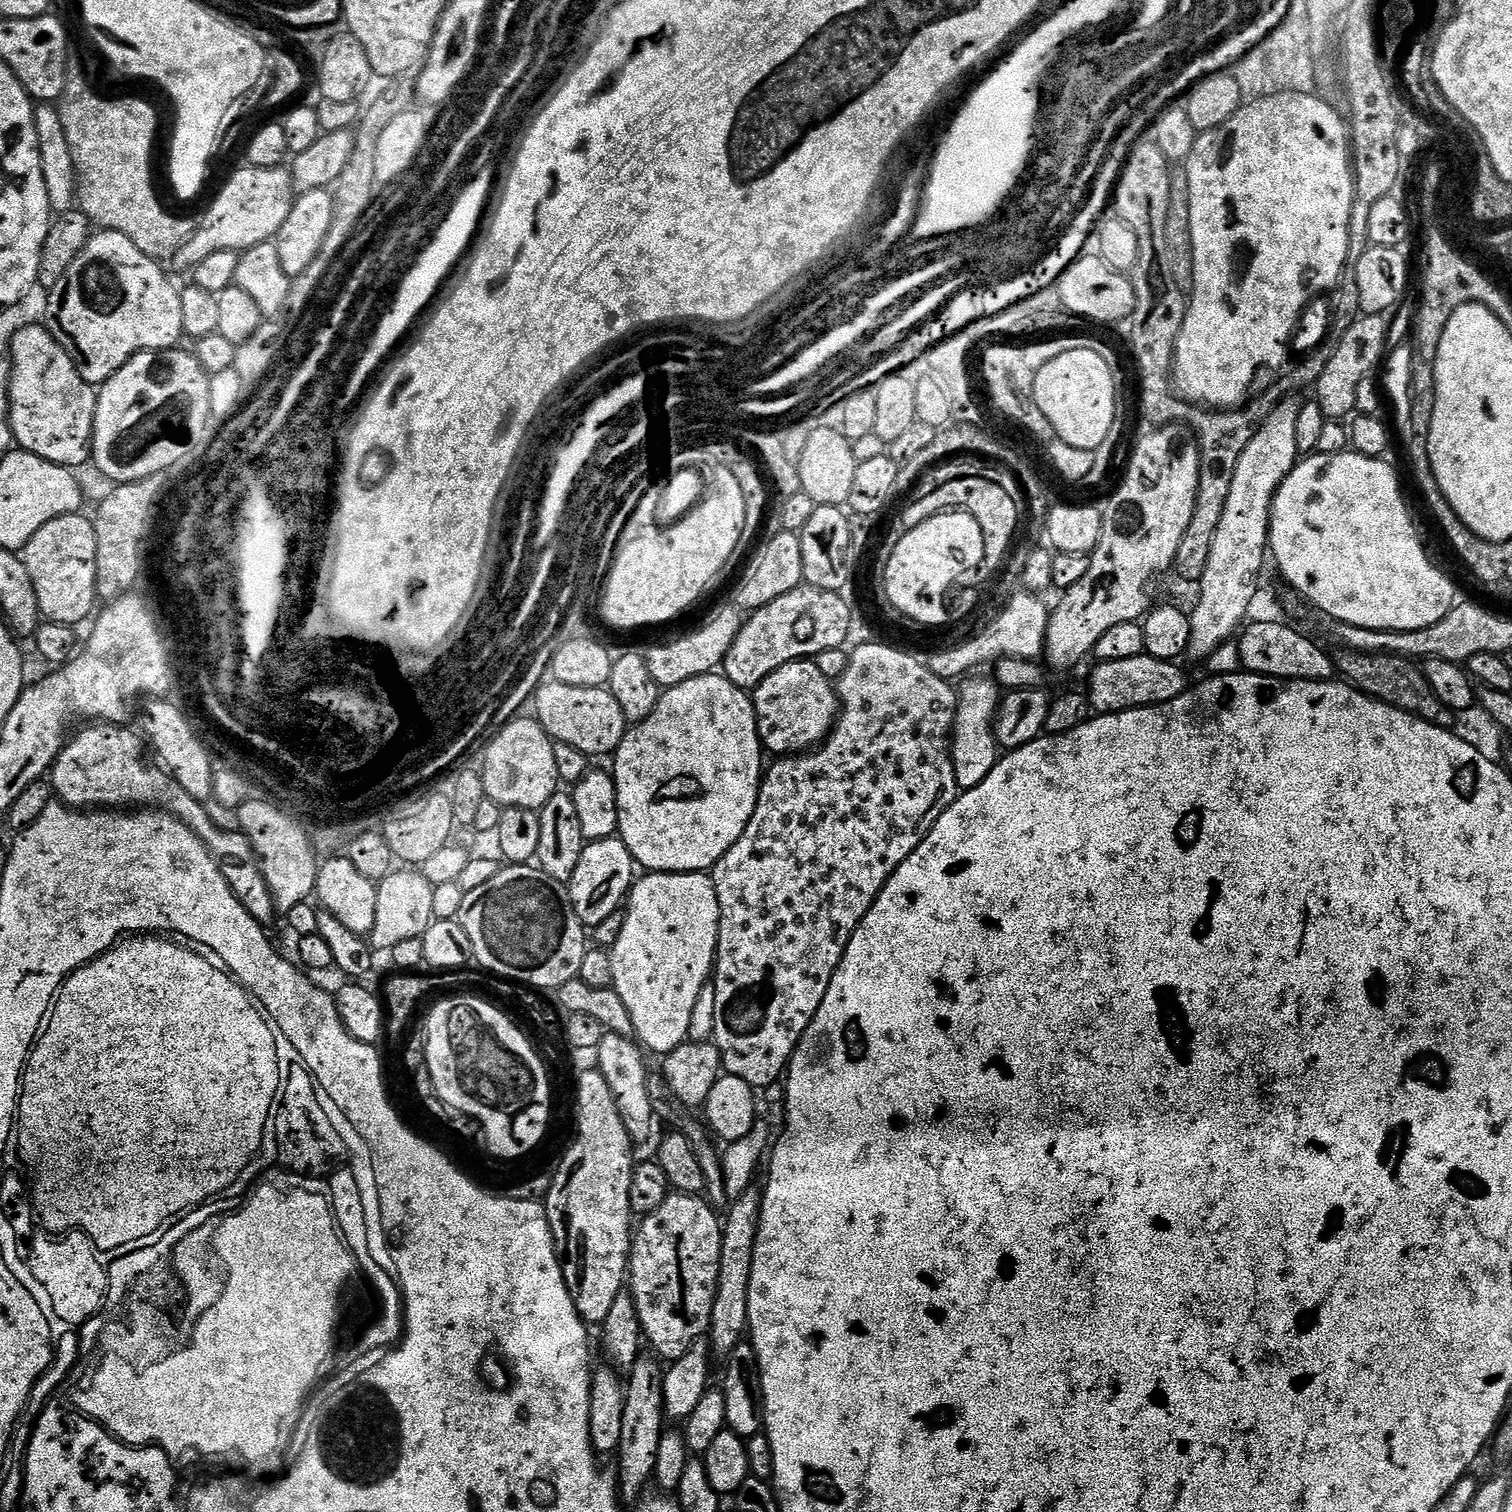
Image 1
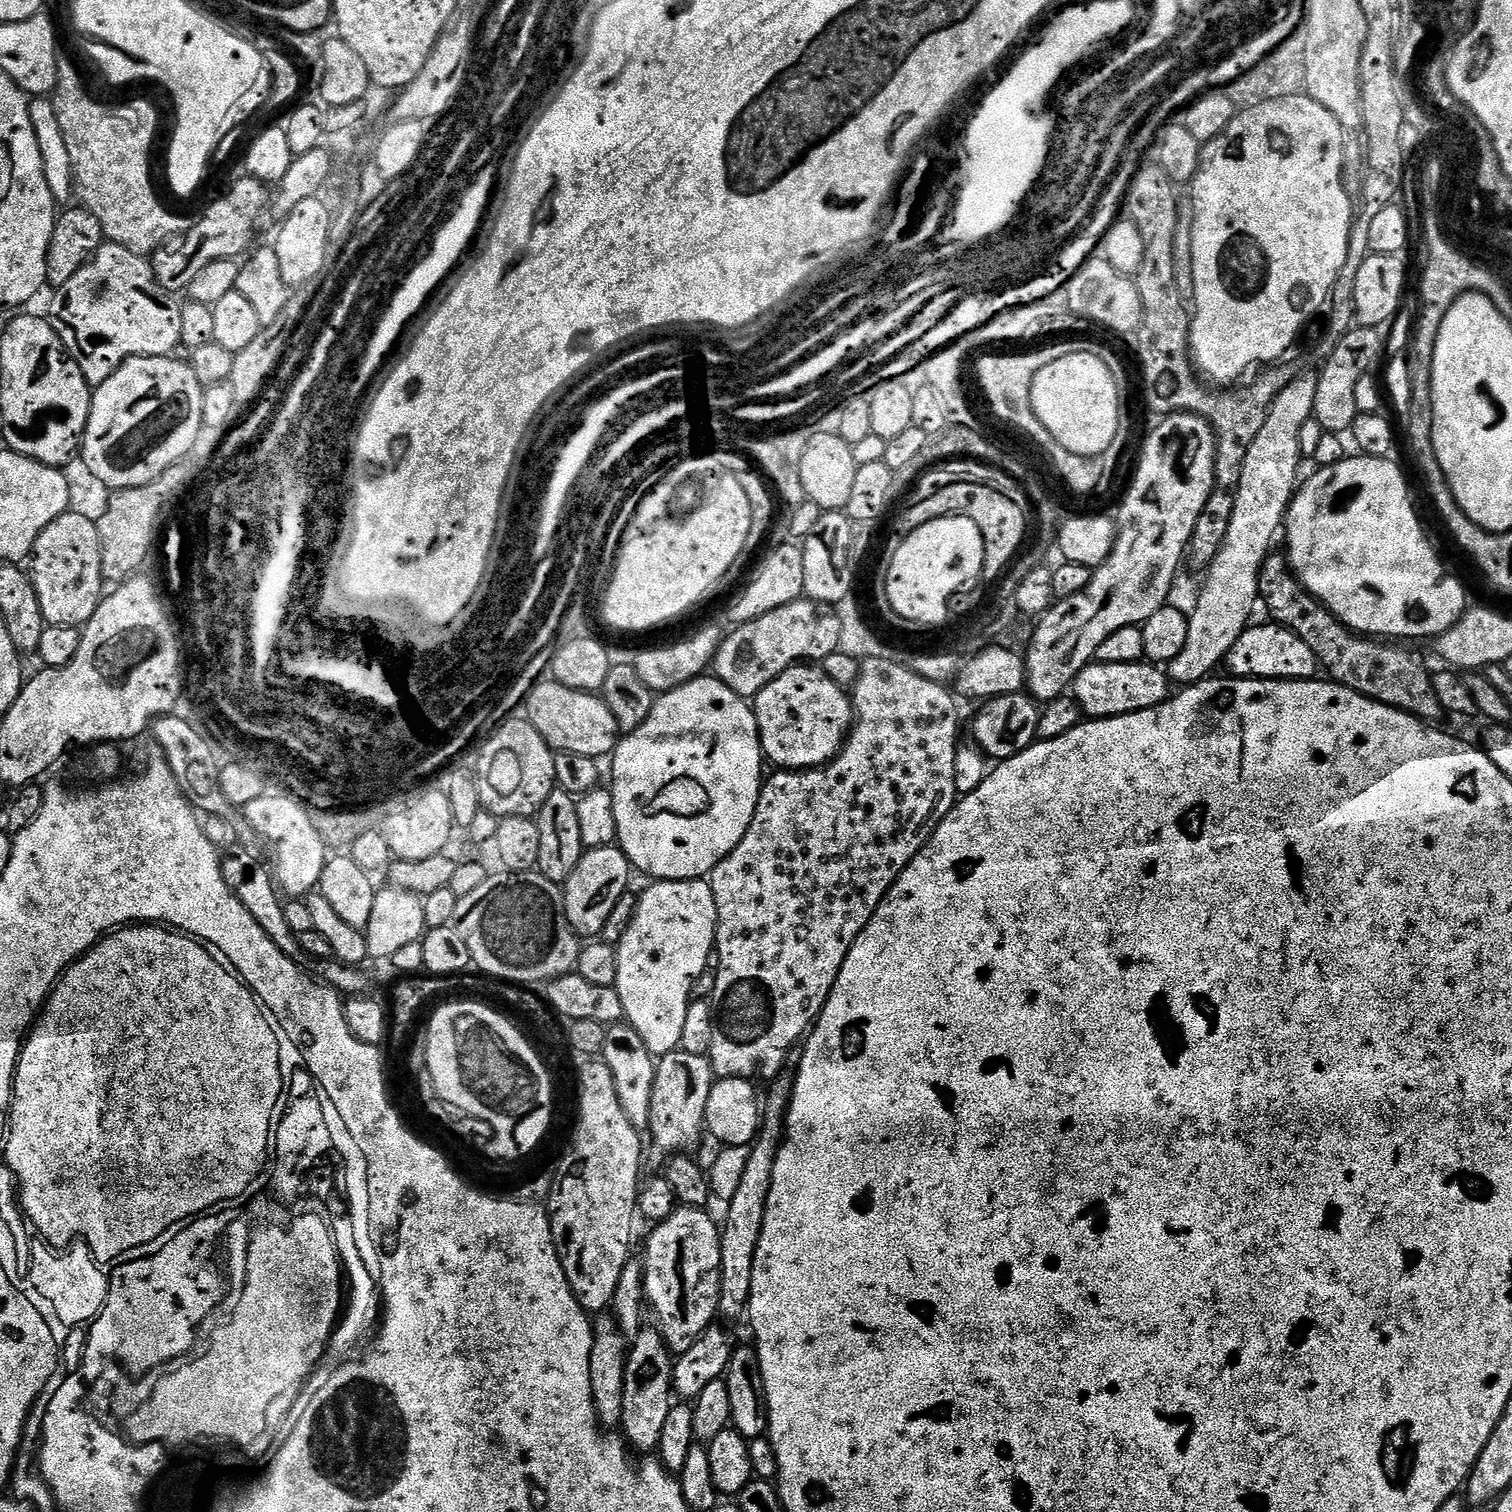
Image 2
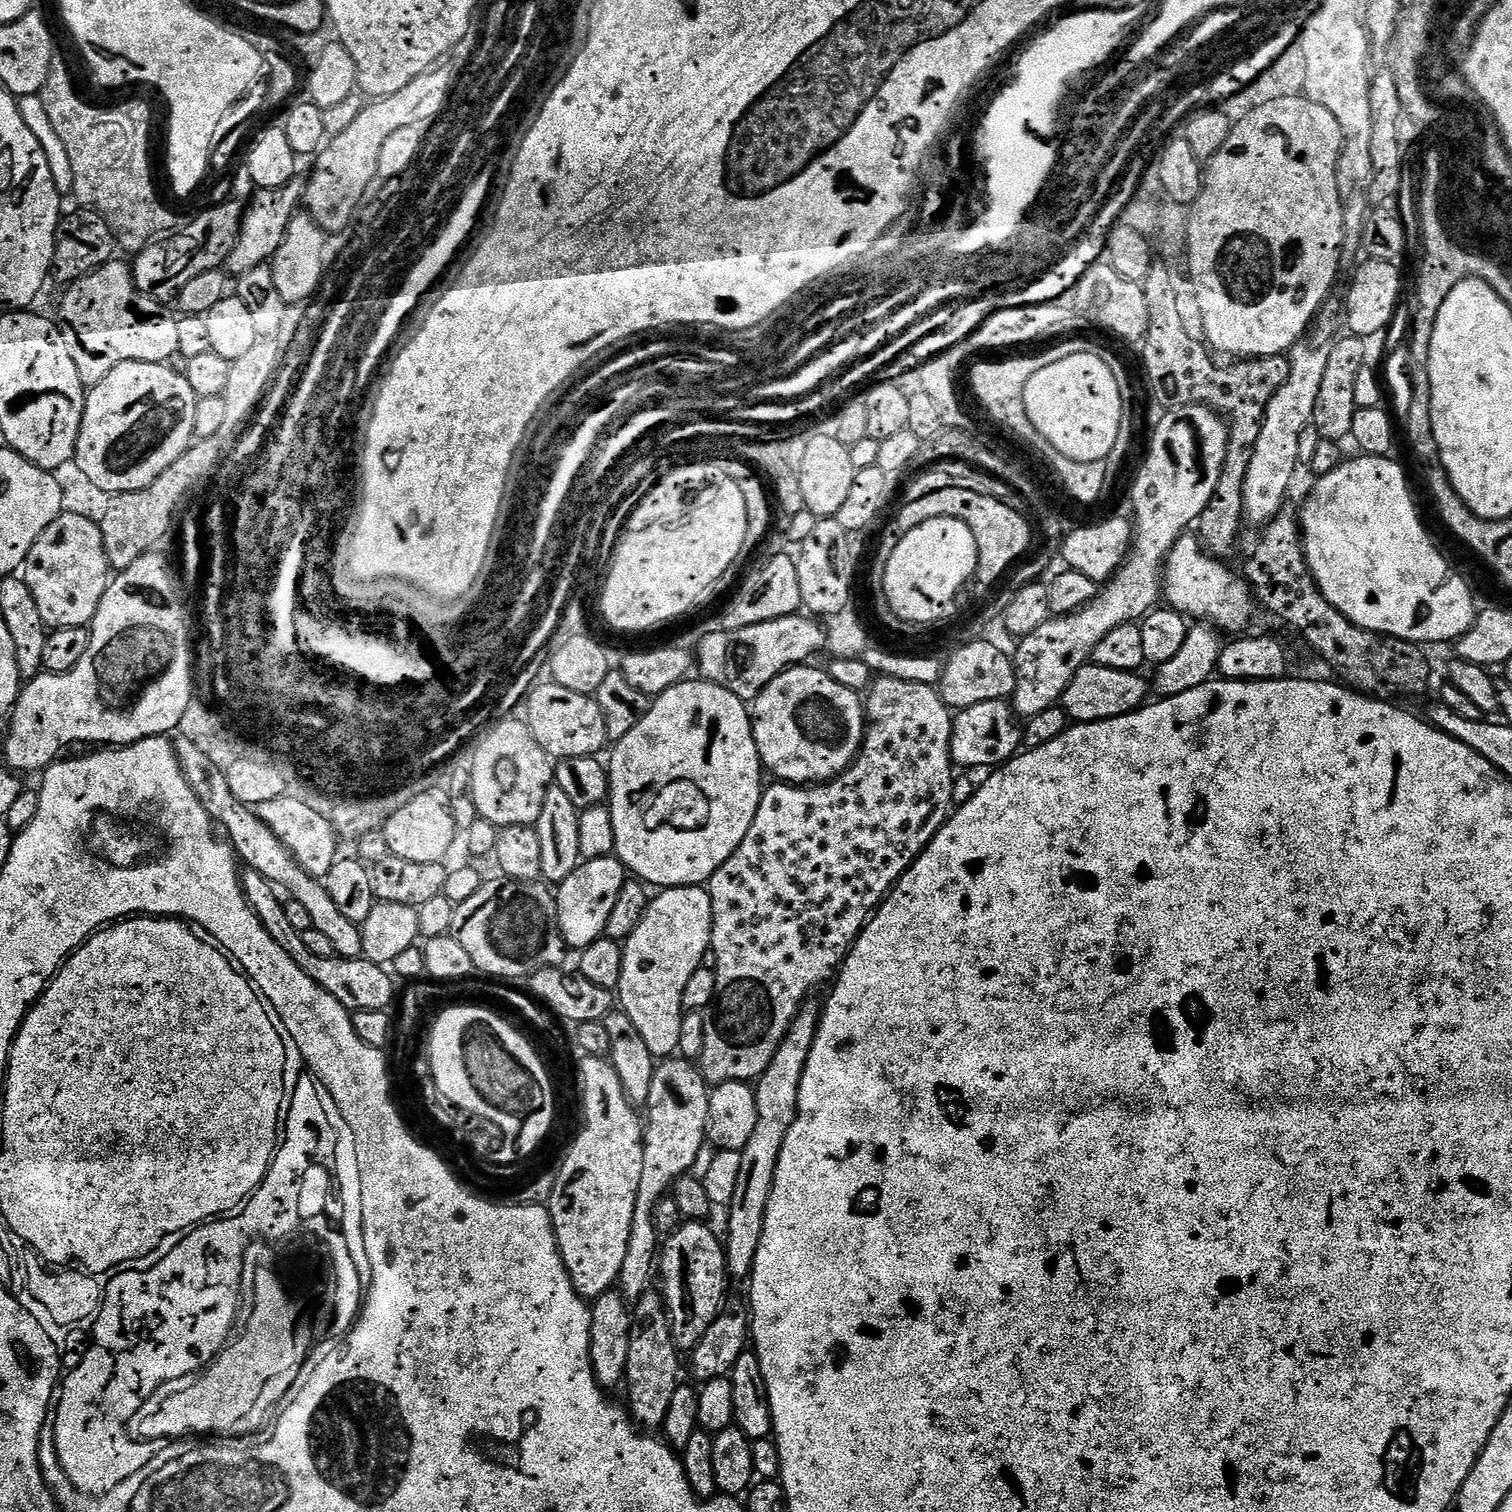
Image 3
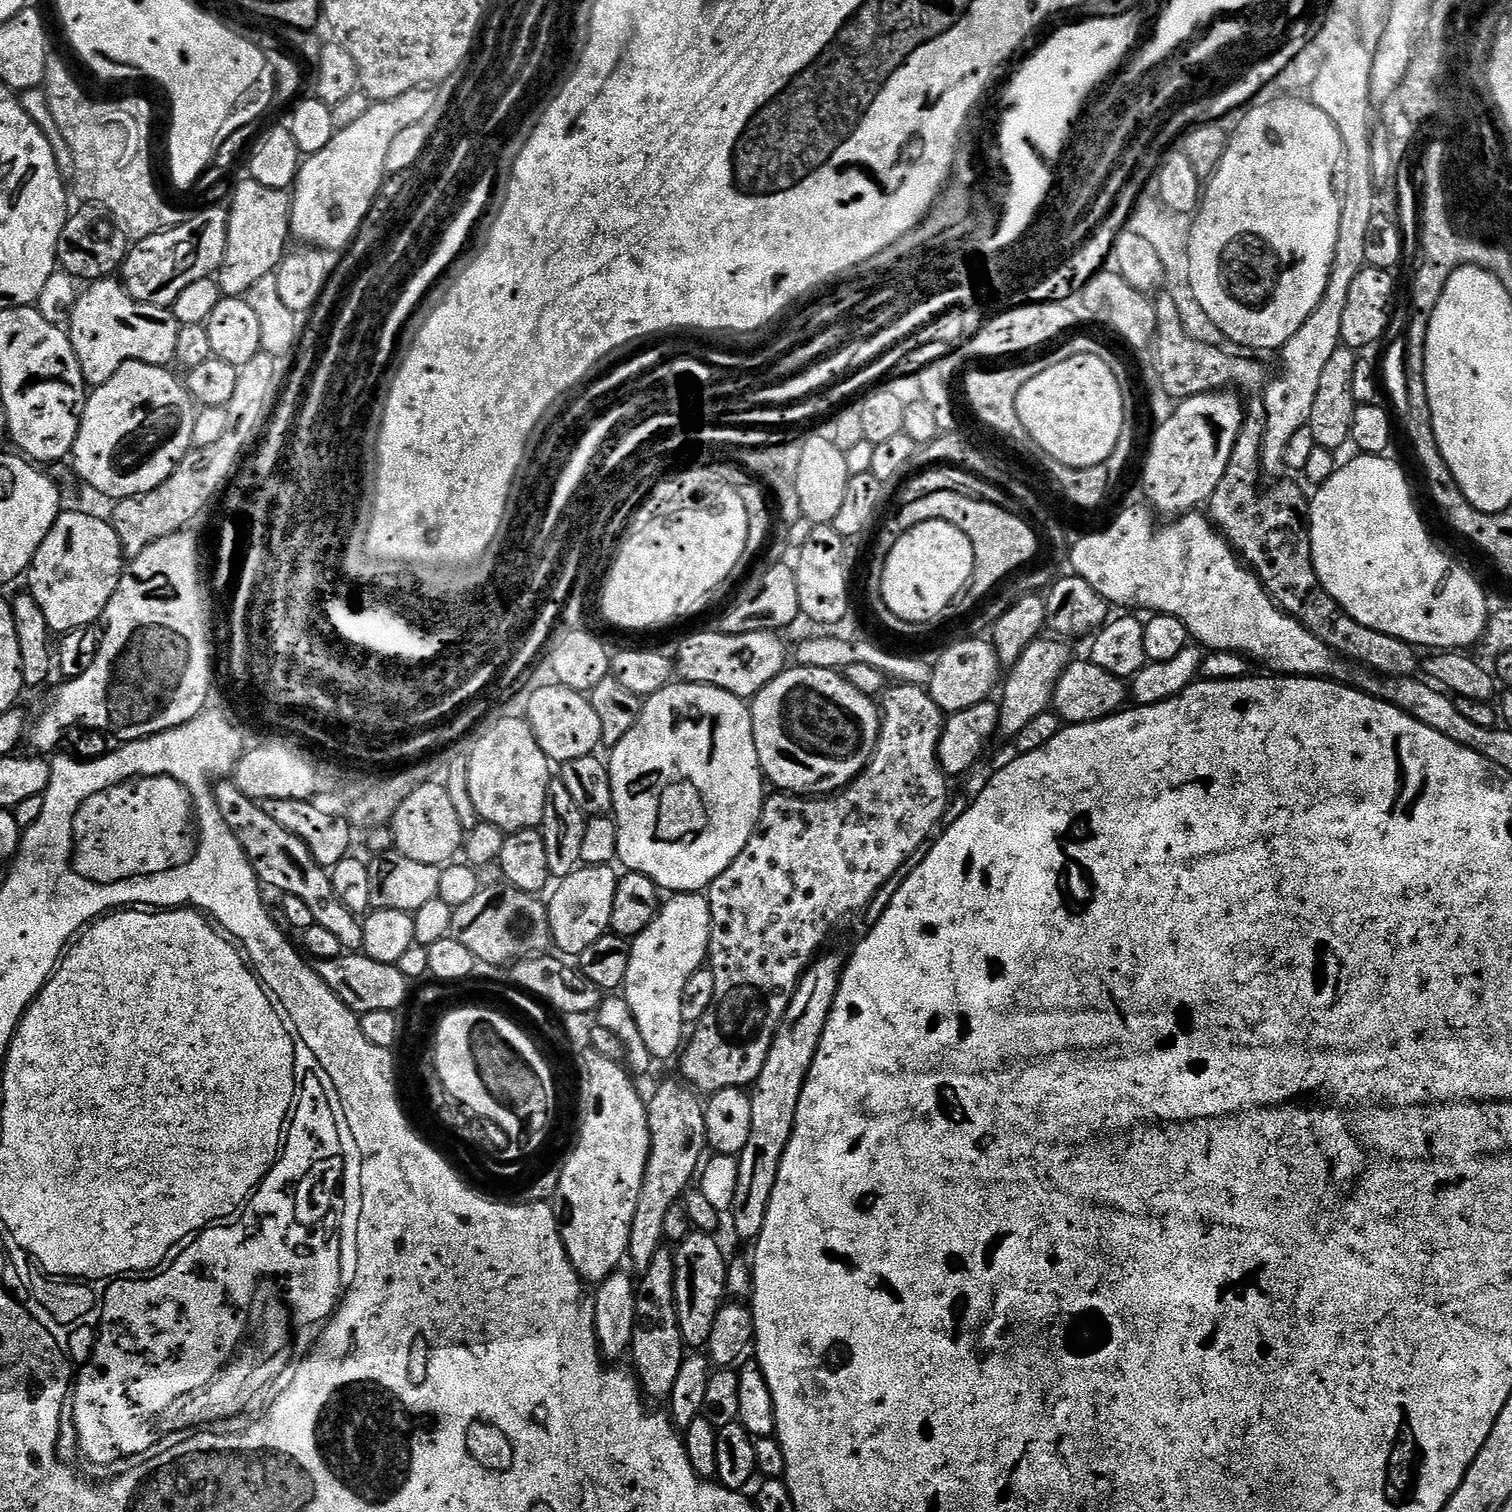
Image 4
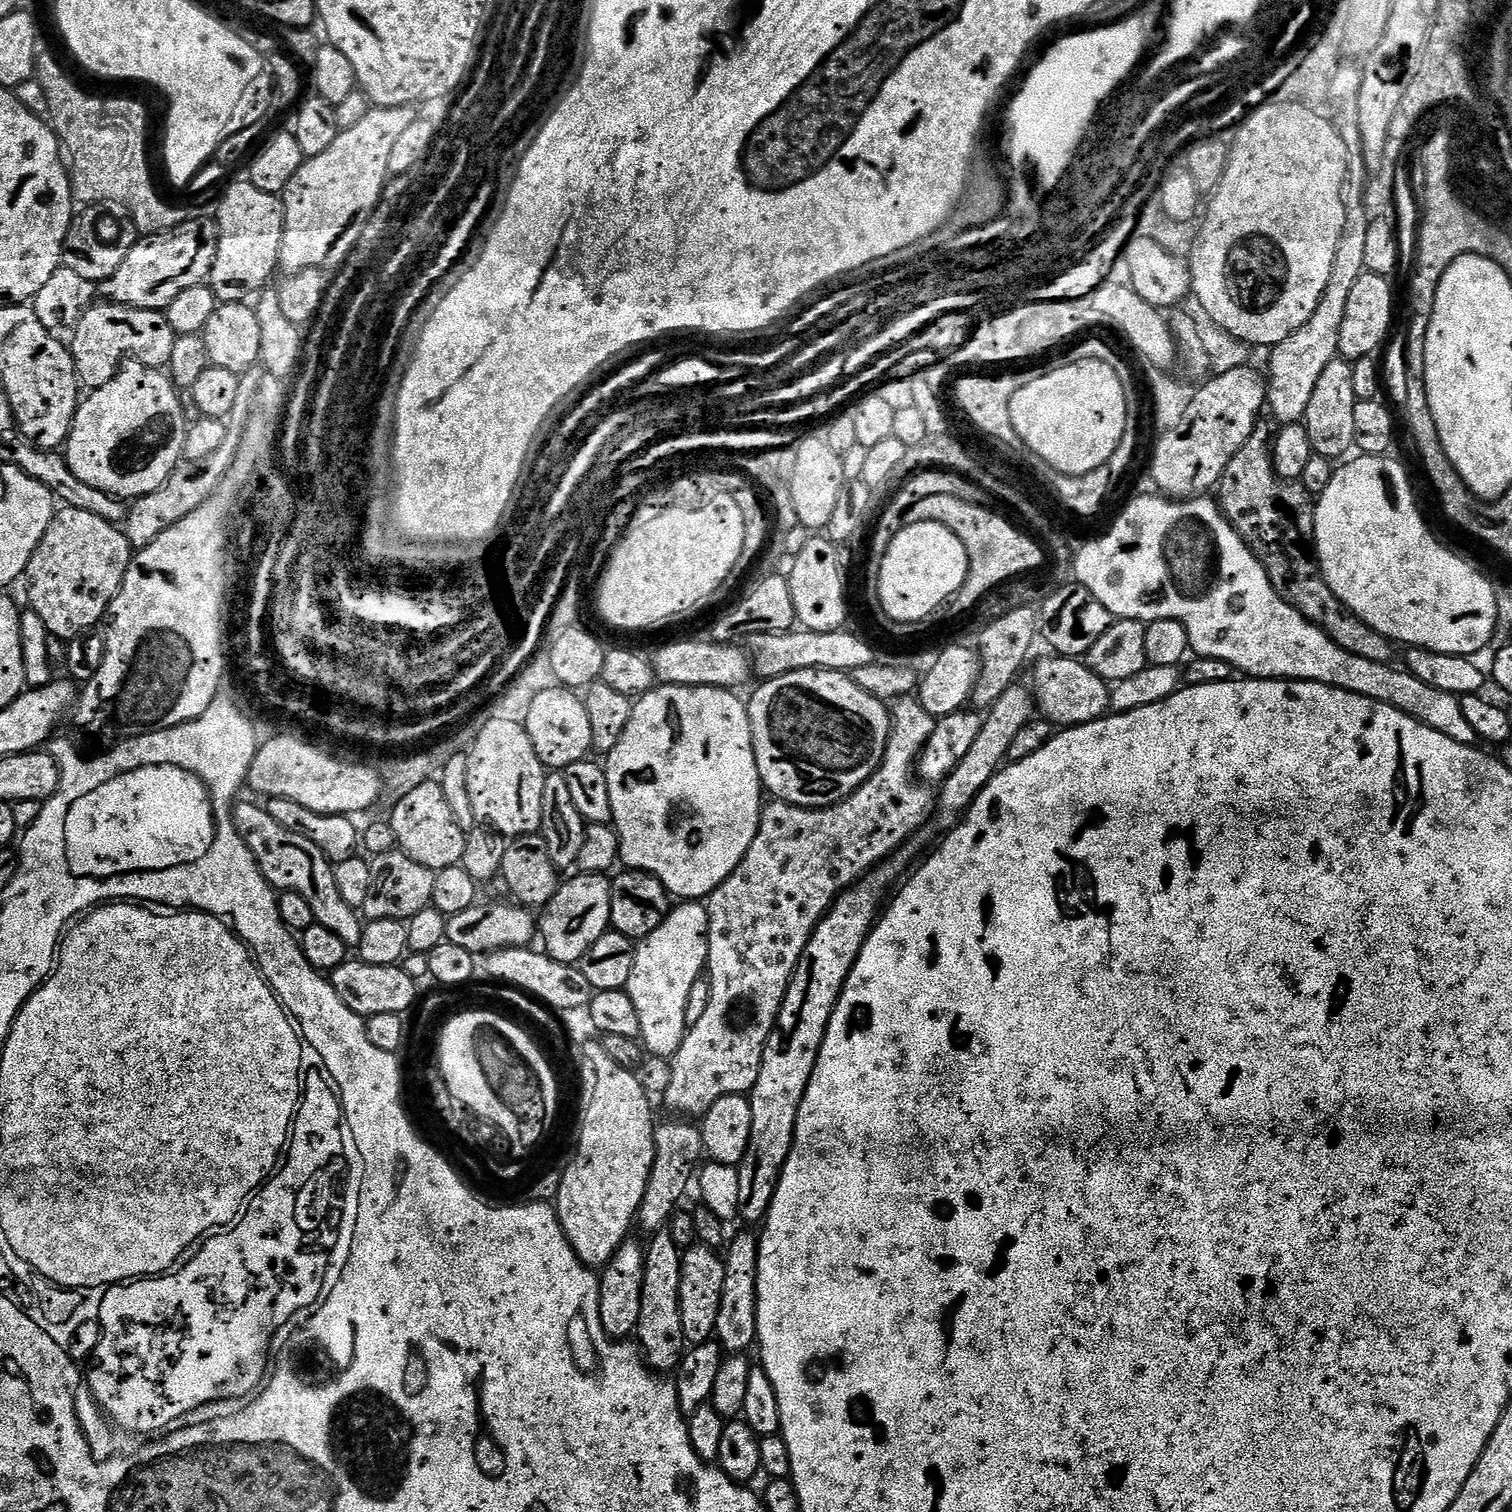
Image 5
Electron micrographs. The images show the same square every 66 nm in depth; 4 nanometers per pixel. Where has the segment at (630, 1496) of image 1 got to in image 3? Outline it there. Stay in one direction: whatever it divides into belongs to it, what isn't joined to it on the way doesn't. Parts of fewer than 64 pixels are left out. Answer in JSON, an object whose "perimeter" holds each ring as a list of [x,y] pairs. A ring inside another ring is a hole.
{"perimeter":[[[649,1290],[641,1300],[635,1301],[630,1334],[630,1358],[626,1362],[624,1384],[628,1388],[626,1407],[635,1423],[644,1430],[660,1430],[674,1399],[674,1390],[680,1387],[681,1349],[676,1347],[672,1333],[672,1320],[663,1299]]]}

